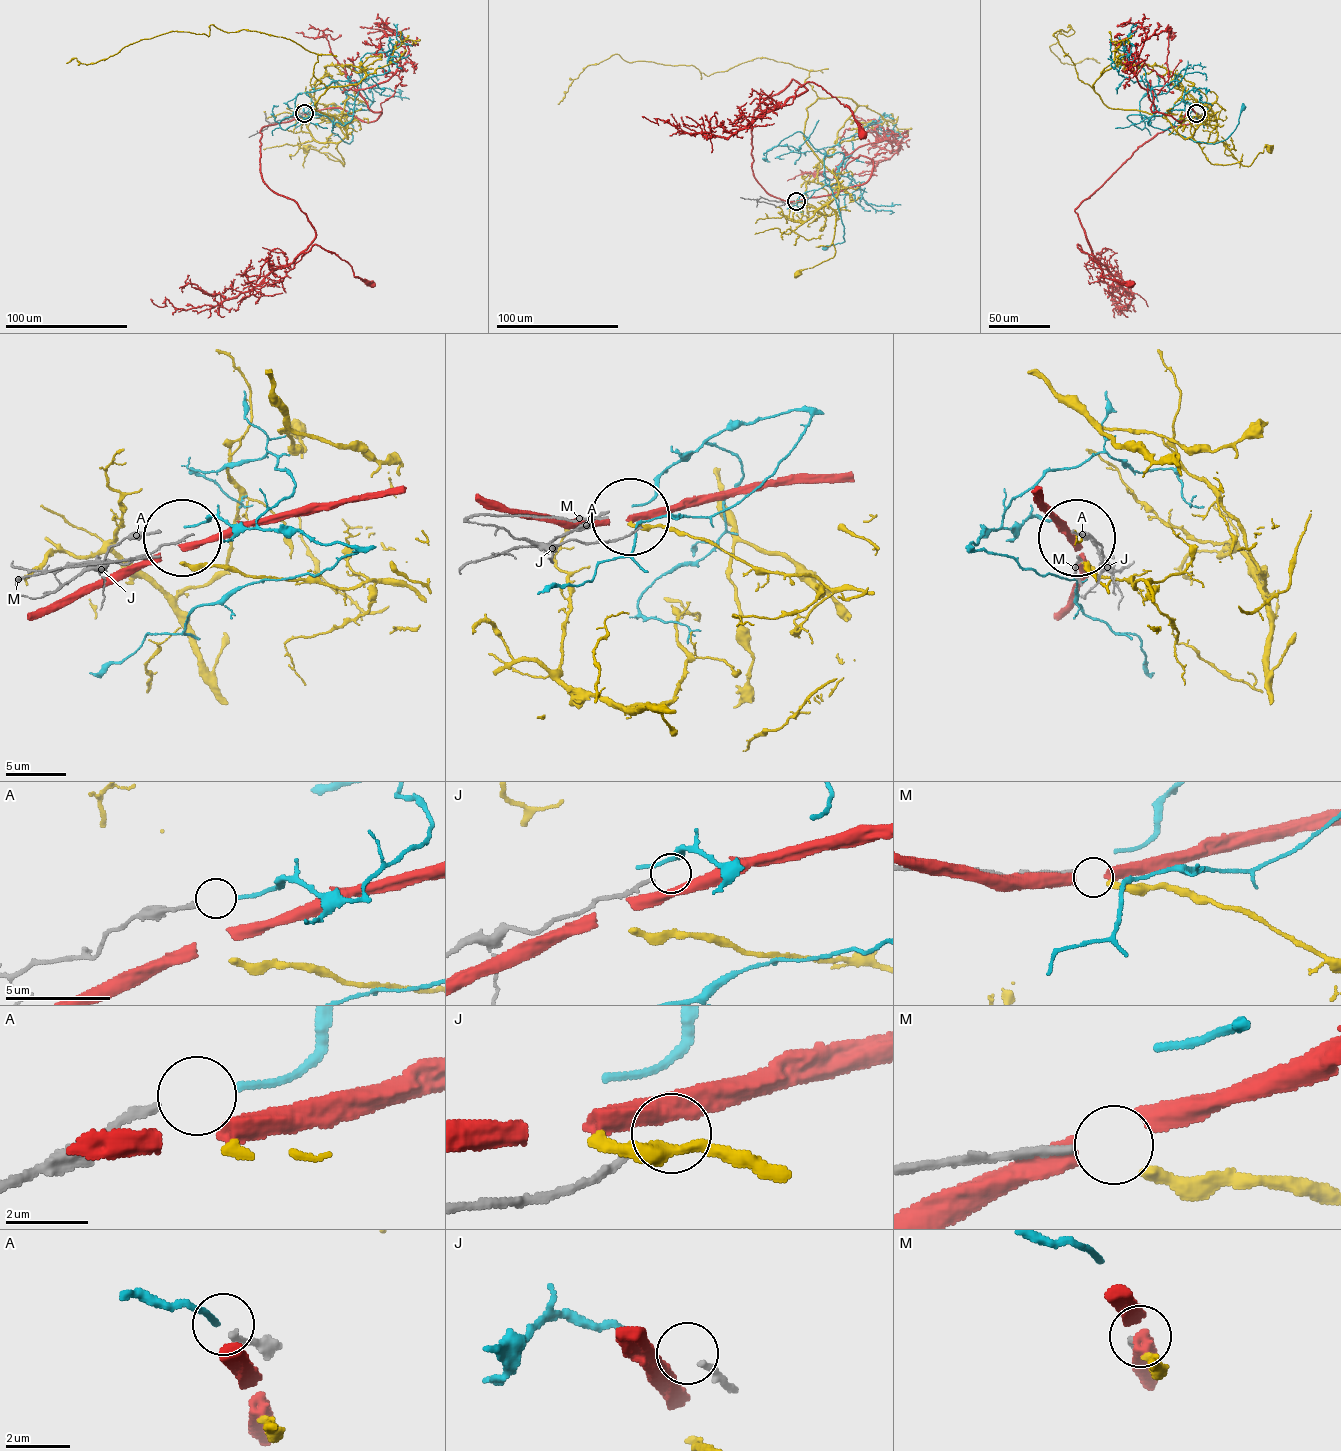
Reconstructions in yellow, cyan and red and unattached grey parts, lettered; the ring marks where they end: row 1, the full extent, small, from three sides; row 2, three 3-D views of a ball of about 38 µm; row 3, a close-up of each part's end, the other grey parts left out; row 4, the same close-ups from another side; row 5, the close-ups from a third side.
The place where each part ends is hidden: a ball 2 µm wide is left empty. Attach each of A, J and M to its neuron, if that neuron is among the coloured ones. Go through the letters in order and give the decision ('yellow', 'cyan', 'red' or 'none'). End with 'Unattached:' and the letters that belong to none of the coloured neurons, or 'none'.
A: cyan
J: none
M: yellow
Unattached: J

